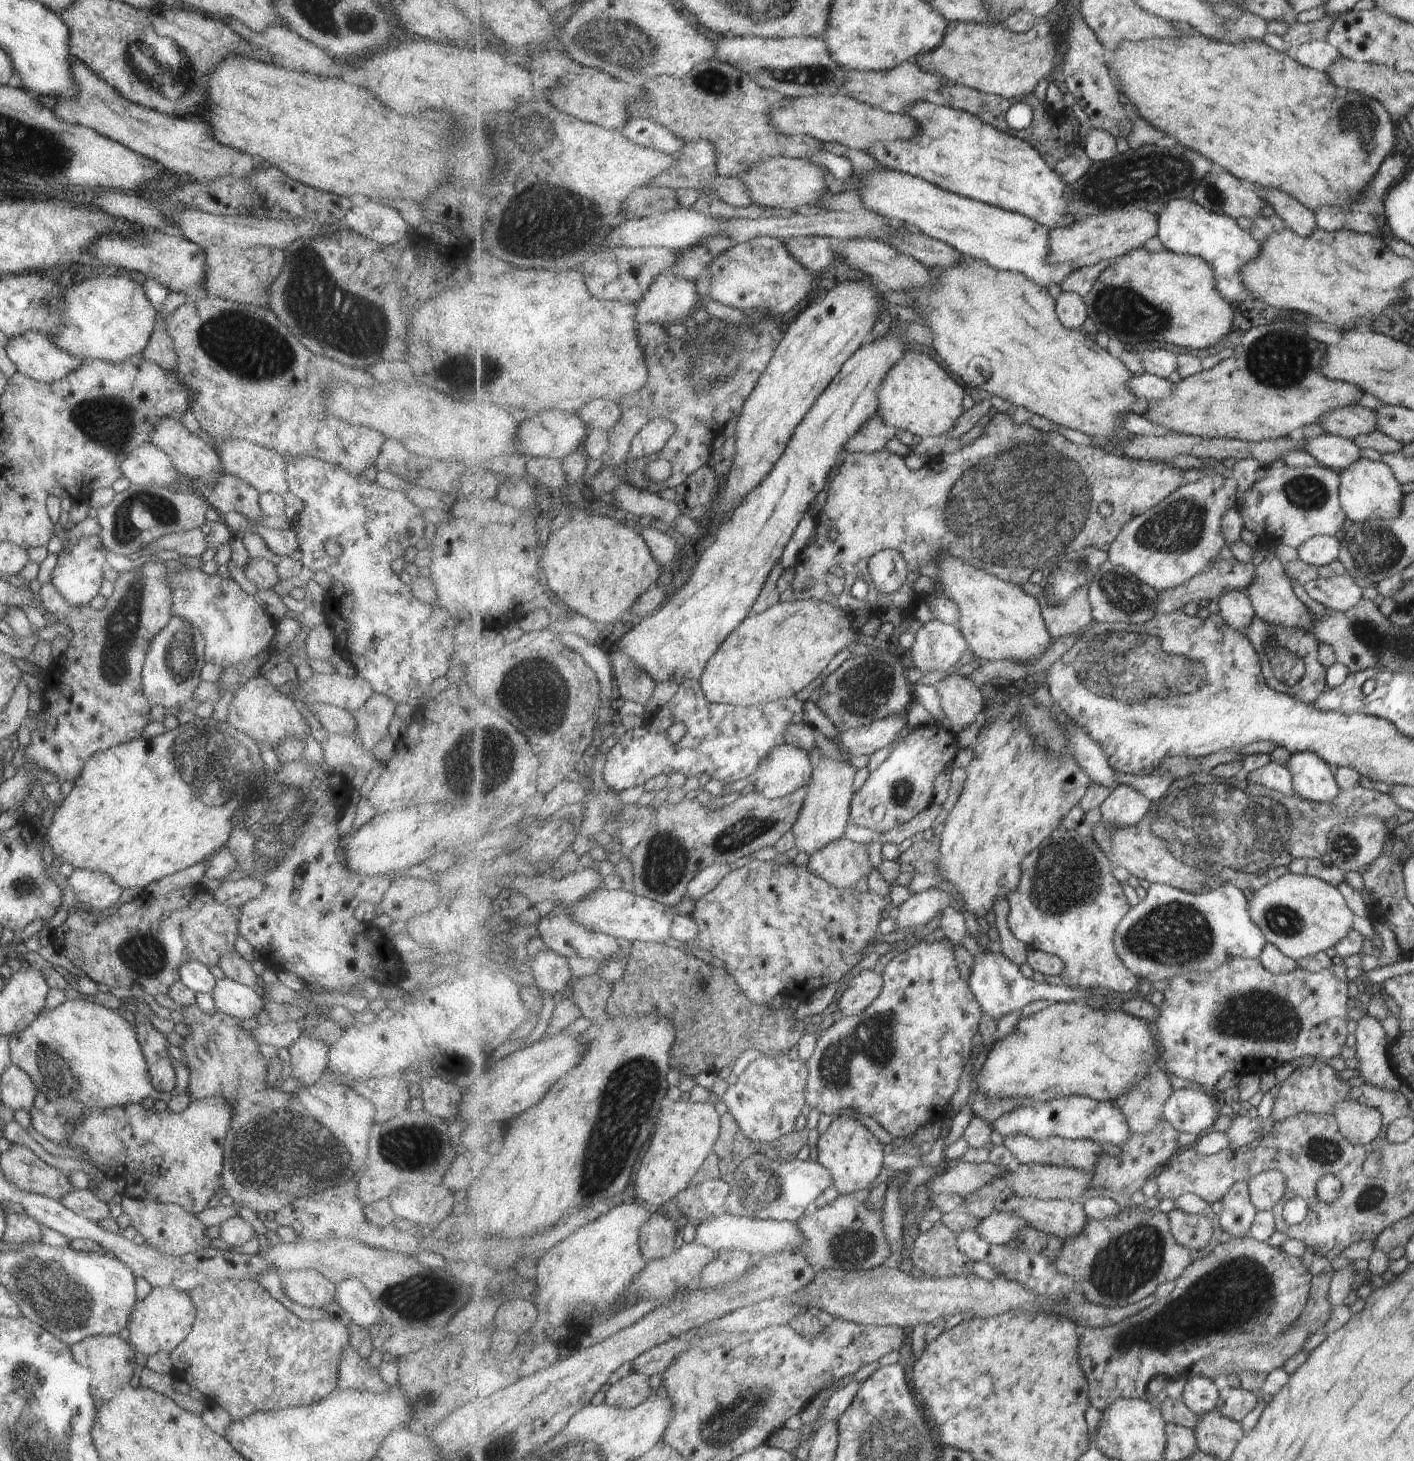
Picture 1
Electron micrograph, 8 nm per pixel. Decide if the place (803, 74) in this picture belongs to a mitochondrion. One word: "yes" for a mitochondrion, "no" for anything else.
yes

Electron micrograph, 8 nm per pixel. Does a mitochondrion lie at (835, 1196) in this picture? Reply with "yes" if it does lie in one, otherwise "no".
no

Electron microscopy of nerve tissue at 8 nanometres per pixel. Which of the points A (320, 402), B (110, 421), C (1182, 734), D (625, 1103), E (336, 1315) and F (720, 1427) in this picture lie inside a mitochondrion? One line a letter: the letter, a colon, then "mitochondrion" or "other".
A: other
B: mitochondrion
C: other
D: mitochondrion
E: other
F: mitochondrion

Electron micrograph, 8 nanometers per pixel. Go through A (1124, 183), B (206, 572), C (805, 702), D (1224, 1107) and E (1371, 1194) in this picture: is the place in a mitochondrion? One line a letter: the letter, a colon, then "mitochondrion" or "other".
A: mitochondrion
B: other
C: other
D: other
E: mitochondrion

